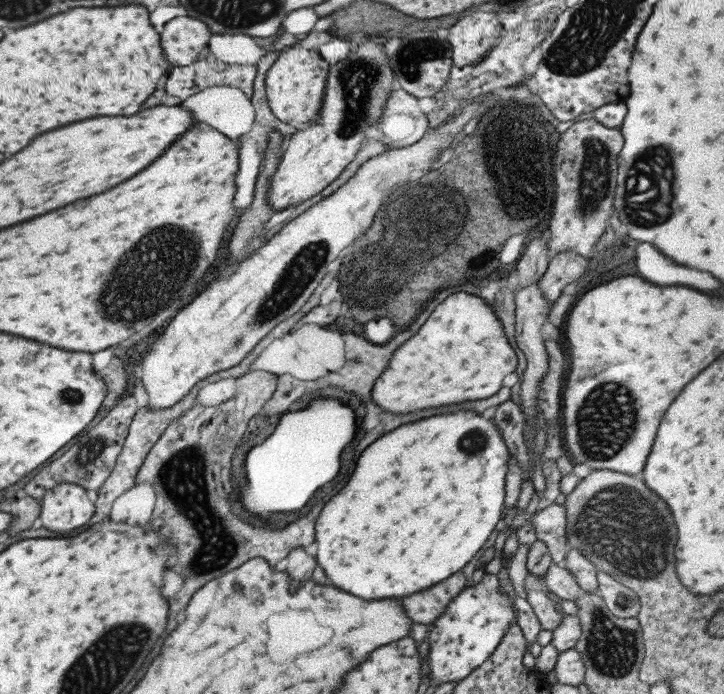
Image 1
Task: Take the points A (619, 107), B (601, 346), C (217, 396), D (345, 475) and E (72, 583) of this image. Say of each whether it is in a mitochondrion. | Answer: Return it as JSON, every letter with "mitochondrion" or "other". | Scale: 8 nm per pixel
{"A":"other","B":"other","C":"other","D":"other","E":"other"}

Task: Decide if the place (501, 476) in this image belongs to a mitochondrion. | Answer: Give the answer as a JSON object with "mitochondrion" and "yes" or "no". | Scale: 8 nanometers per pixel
{"mitochondrion":"no"}

